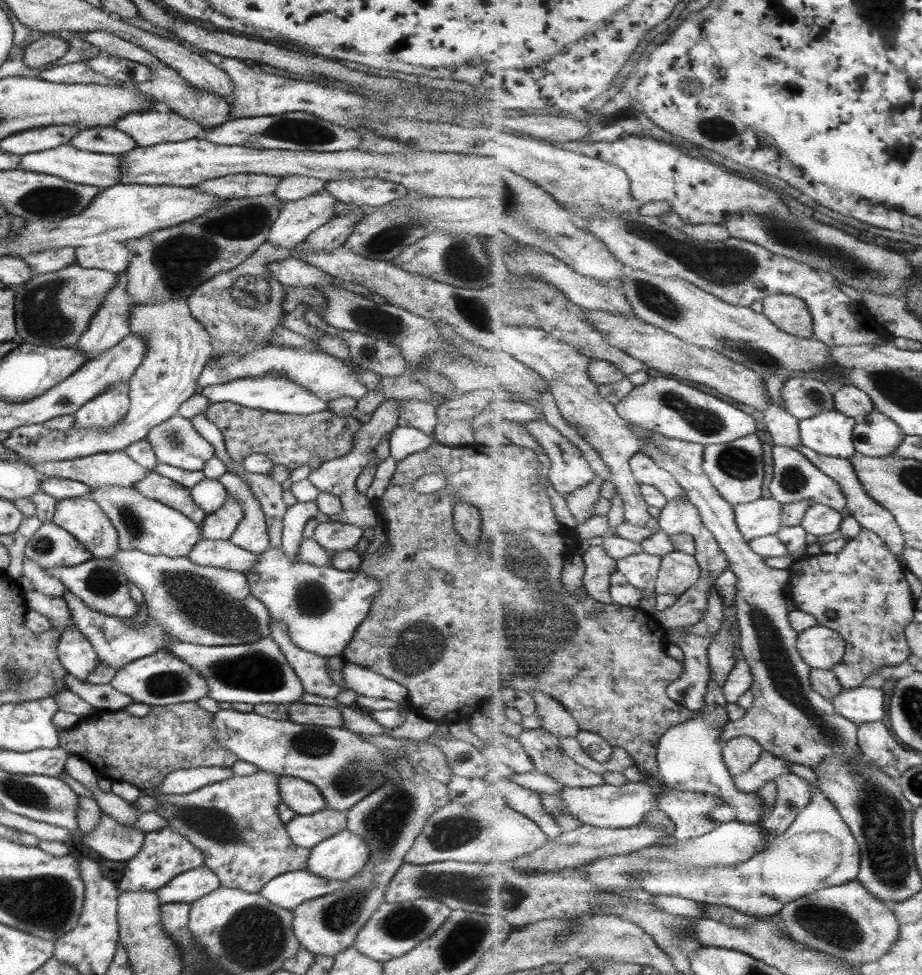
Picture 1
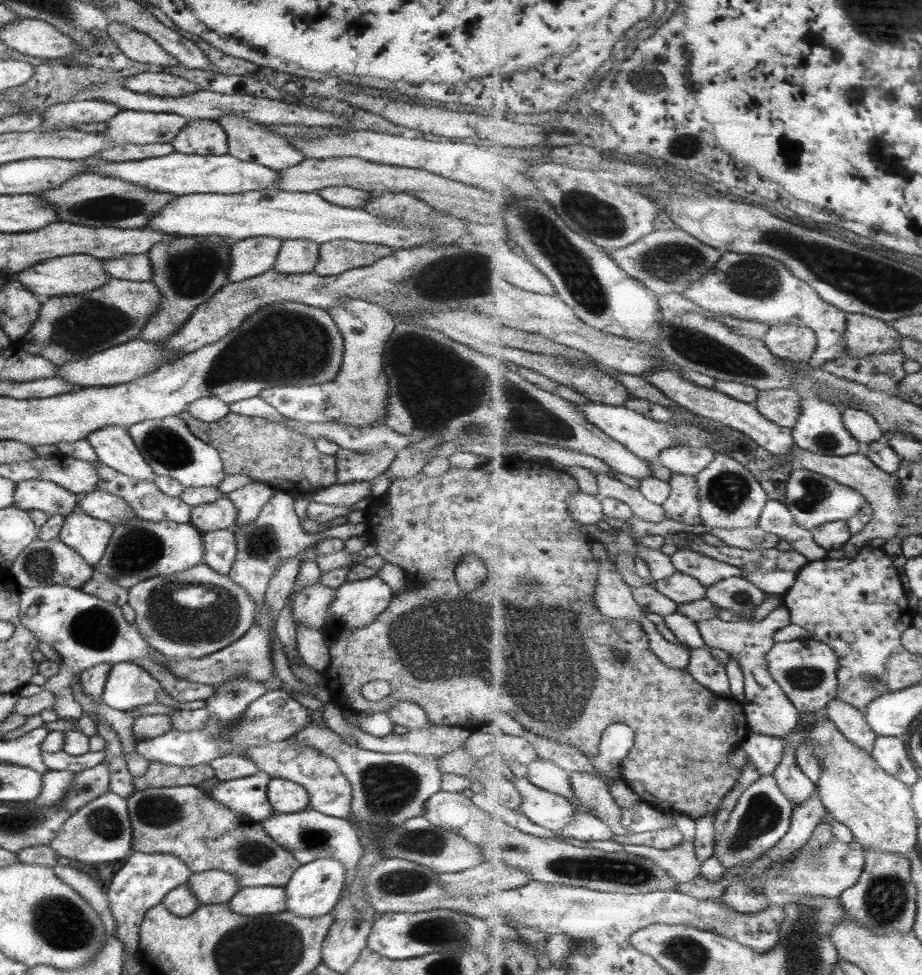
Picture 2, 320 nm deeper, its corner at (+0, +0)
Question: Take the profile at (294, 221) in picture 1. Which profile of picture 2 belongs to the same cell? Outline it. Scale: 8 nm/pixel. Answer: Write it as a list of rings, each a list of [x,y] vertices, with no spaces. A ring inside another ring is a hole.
[[[267,236],[249,237],[228,245],[228,282],[239,282],[272,268],[282,240]]]

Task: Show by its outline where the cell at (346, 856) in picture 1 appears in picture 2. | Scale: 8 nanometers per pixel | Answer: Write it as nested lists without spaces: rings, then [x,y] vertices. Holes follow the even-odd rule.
[[[331,858],[316,859],[299,865],[284,886],[285,911],[301,918],[317,918],[328,914],[340,897],[343,873],[341,863]]]

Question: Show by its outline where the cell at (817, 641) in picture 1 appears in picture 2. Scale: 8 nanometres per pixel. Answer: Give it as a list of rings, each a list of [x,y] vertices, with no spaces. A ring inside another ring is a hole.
[[[813,637],[777,642],[768,652],[768,668],[800,712],[825,710],[838,693],[839,661],[835,649]]]

